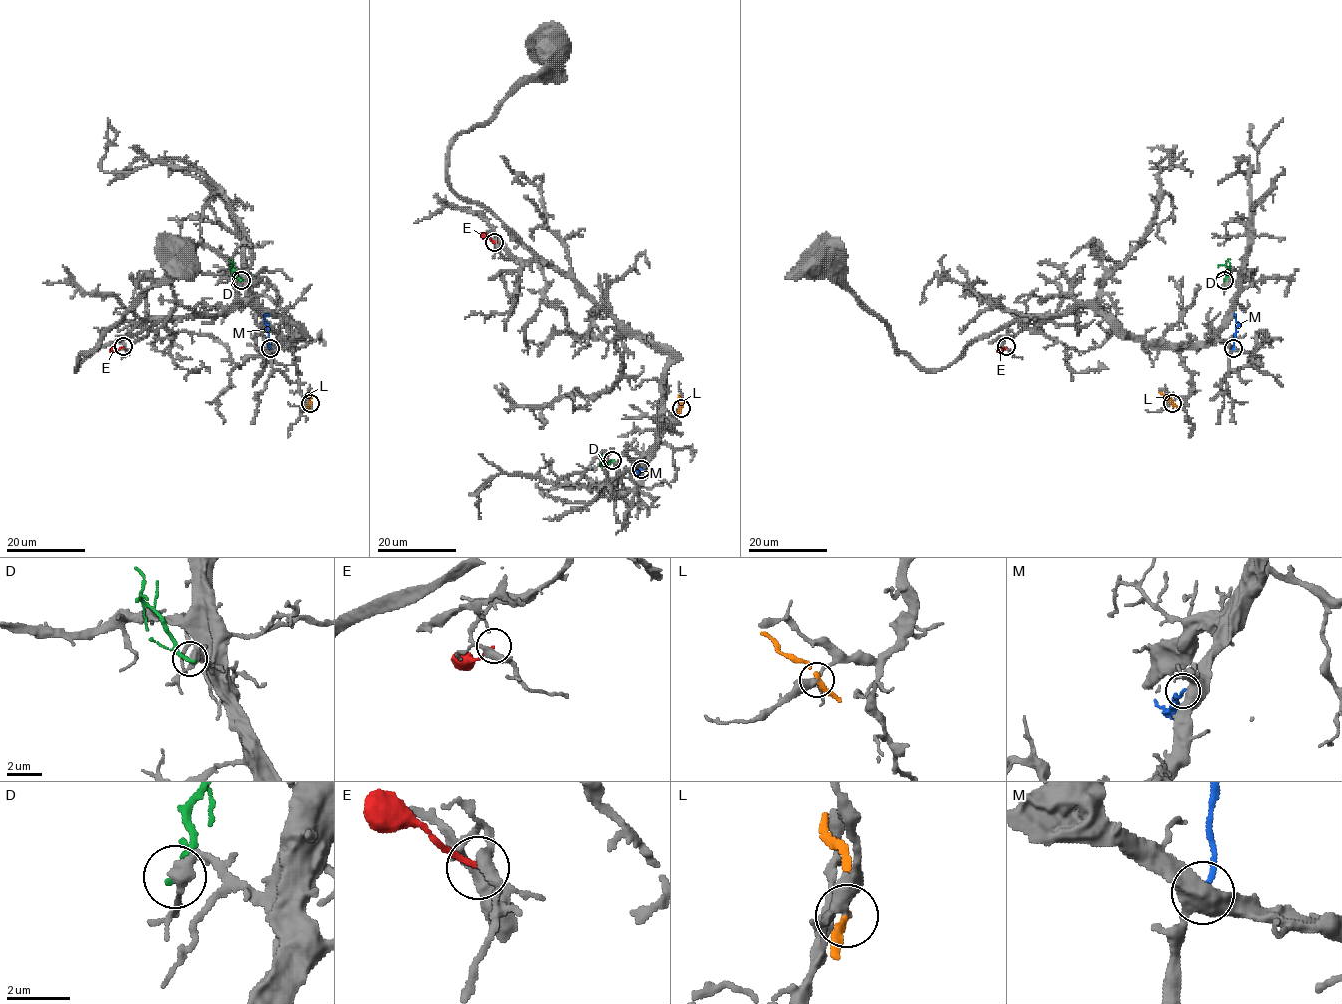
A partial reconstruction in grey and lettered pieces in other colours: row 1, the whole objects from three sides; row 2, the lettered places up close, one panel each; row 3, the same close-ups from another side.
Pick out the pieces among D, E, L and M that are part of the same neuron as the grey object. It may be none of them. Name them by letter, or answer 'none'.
none

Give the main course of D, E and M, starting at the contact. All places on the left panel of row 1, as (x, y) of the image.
D: (241, 280), (229, 259)
E: (124, 347), (109, 351)
M: (270, 349), (264, 319), (266, 314), (269, 315)

